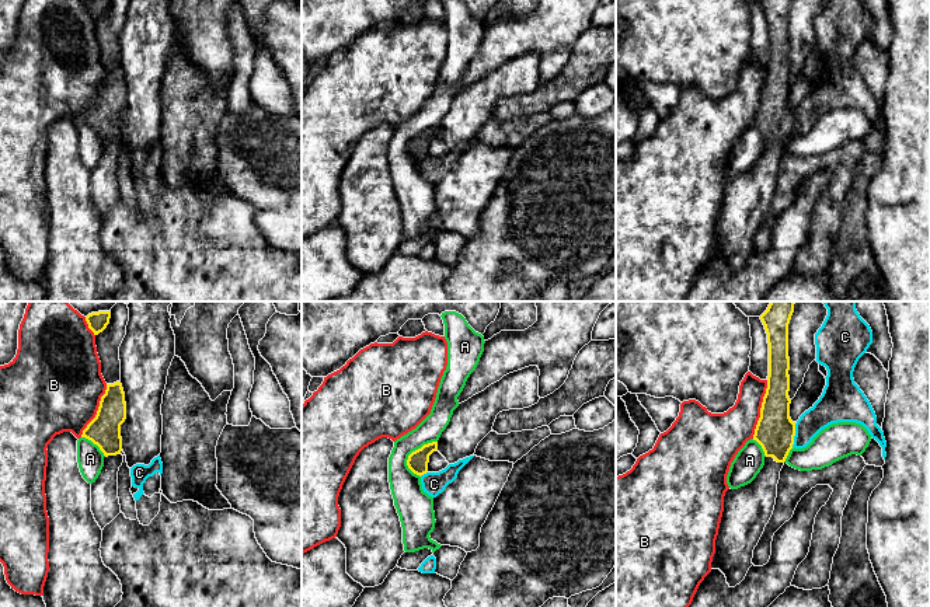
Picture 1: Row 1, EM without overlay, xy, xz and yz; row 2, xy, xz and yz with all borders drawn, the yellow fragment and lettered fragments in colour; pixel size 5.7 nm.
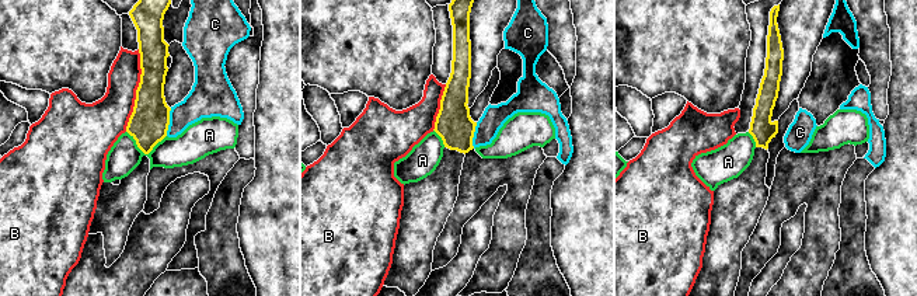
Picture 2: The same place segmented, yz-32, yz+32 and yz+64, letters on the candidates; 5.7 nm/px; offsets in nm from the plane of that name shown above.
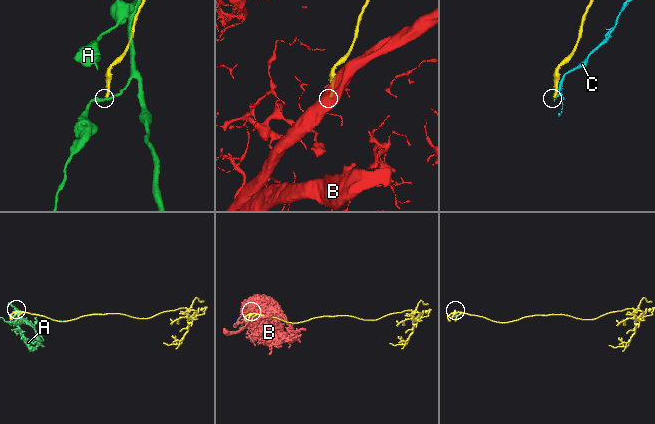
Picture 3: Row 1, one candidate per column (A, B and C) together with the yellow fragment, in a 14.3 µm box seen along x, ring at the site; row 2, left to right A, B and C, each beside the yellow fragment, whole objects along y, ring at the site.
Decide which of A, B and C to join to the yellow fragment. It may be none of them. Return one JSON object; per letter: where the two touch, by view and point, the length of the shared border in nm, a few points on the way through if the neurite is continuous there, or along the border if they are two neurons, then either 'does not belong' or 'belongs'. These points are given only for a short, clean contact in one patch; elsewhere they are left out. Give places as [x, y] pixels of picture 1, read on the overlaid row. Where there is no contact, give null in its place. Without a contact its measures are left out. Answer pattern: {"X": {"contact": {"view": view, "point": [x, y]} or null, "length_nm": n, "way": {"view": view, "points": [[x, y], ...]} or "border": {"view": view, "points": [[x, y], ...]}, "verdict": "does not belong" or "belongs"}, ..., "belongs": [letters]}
{"A": {"contact": {"view": "xz", "point": [413, 452]}, "length_nm": 240, "border": {"view": "xz", "points": [[436, 440], [424, 443], [408, 456], [407, 467], [414, 474]]}, "verdict": "does not belong"}, "B": {"contact": {"view": "yz", "point": [760, 410]}, "length_nm": 340, "verdict": "does not belong"}, "C": {"contact": {"view": "yz", "point": [794, 435]}, "length_nm": 150, "border": {"view": "yz", "points": [[796, 424], [791, 447]]}, "verdict": "does not belong"}, "belongs": []}

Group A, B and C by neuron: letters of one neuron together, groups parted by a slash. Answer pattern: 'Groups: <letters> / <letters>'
Groups: A / B / C

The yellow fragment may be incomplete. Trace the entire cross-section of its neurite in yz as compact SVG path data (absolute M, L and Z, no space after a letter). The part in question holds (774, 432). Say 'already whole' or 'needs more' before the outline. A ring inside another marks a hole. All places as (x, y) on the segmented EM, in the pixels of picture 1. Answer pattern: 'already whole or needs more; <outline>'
needs more; M770 301L767 310L760 315L769 343L769 376L753 440L762 446L766 457L763 468L750 484L738 489L729 488L724 496L724 512L715 540L711 569L720 569L725 575L729 587L739 585L753 565L753 550L773 514L780 471L794 444L795 422L790 418L791 400L788 397L788 324L794 313L794 304L795 301Z

